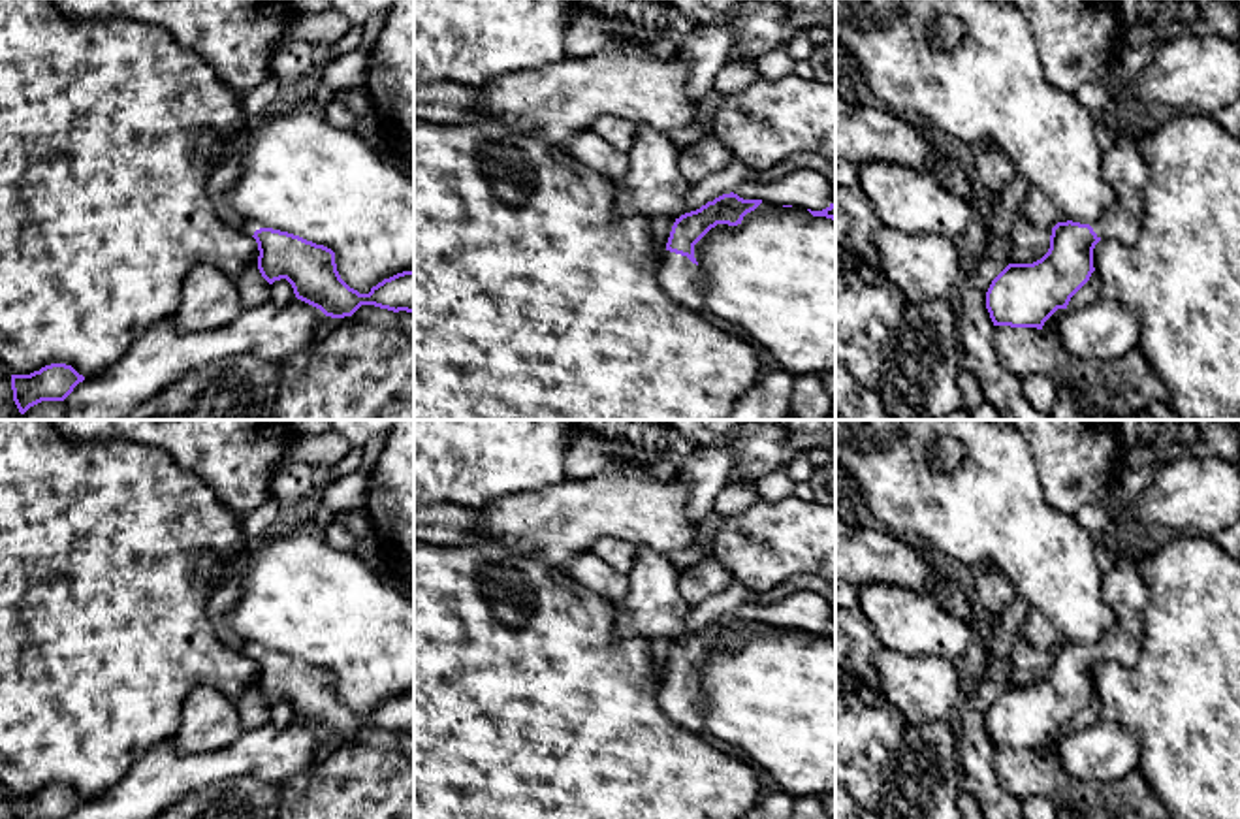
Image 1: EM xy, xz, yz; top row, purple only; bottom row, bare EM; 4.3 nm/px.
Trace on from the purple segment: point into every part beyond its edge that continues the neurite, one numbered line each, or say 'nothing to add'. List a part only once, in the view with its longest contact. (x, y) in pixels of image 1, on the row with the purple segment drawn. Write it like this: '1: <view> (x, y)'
1: xz (680, 277)

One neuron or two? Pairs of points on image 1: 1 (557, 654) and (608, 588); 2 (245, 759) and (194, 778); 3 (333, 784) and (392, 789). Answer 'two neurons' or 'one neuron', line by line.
1: two neurons
2: one neuron
3: one neuron

